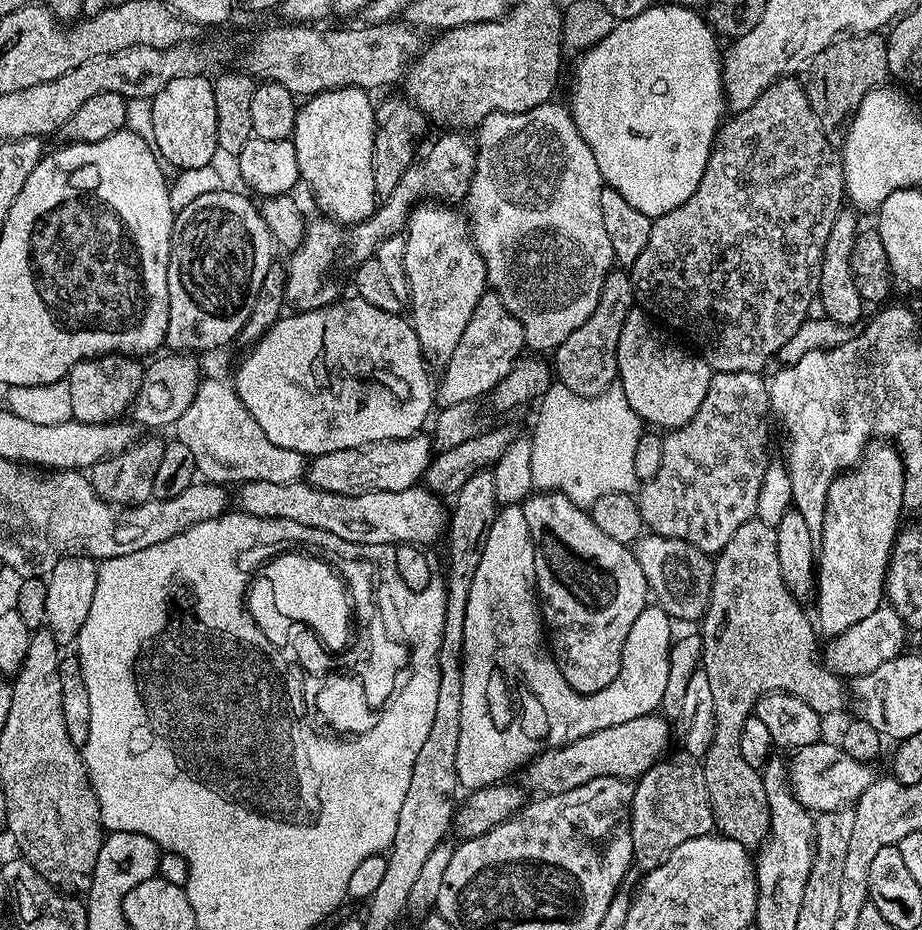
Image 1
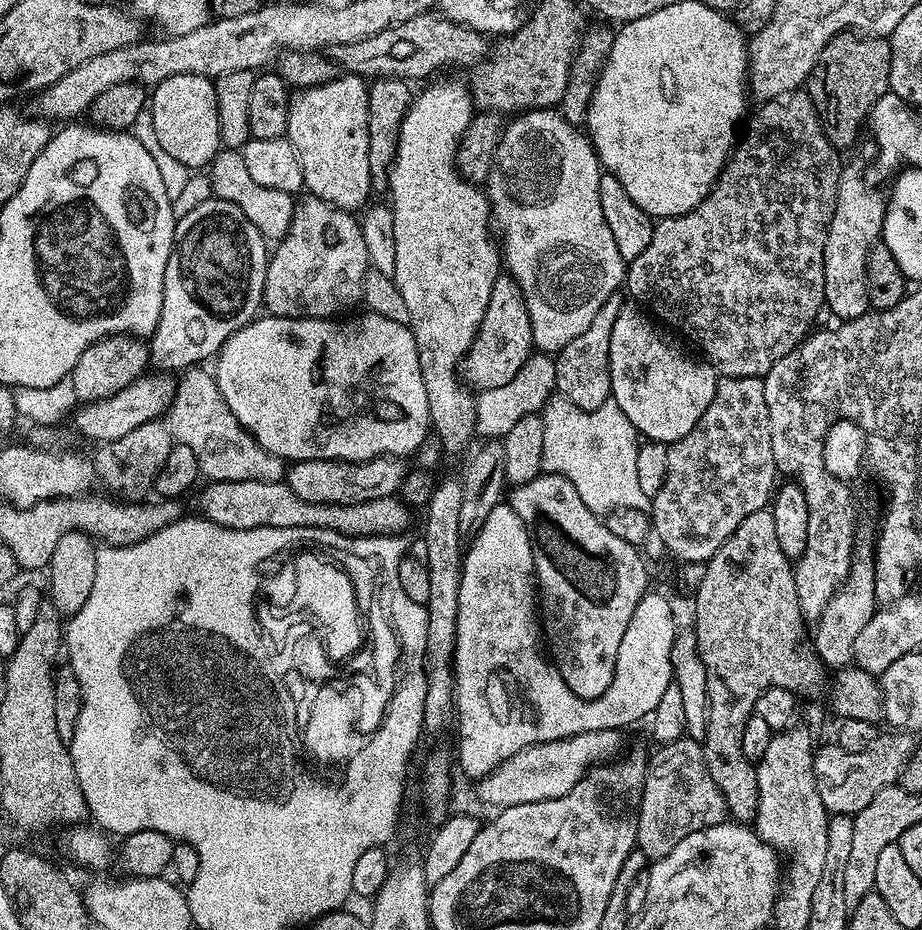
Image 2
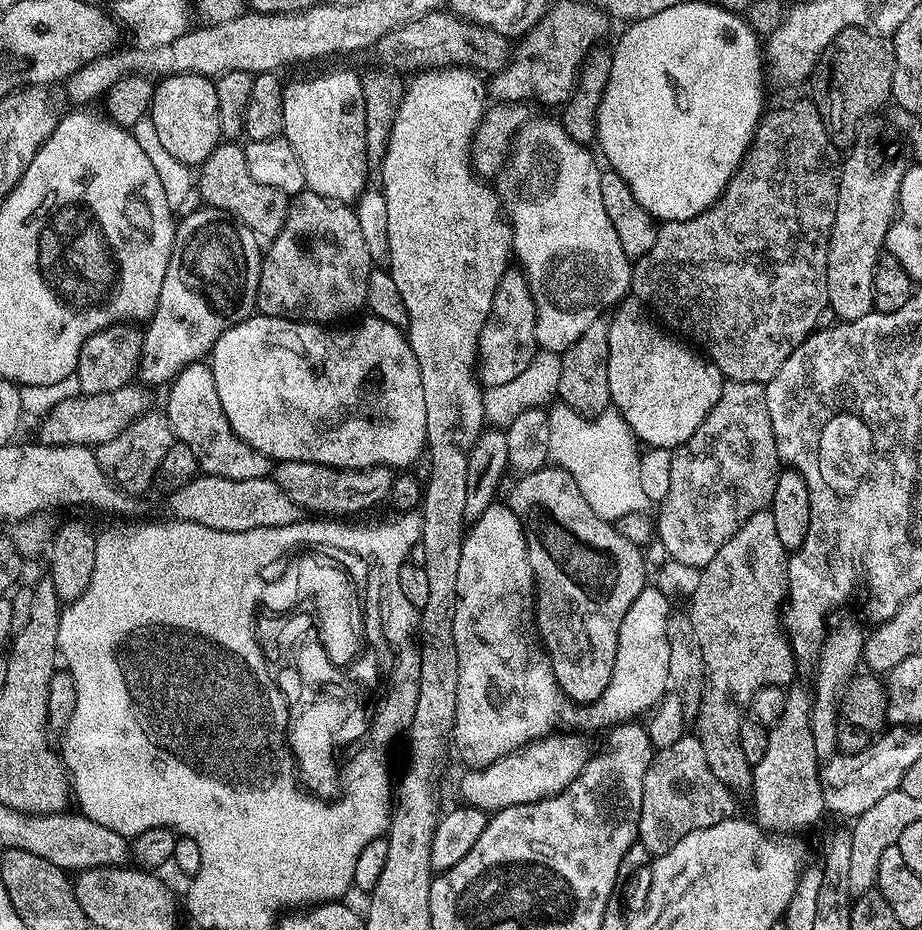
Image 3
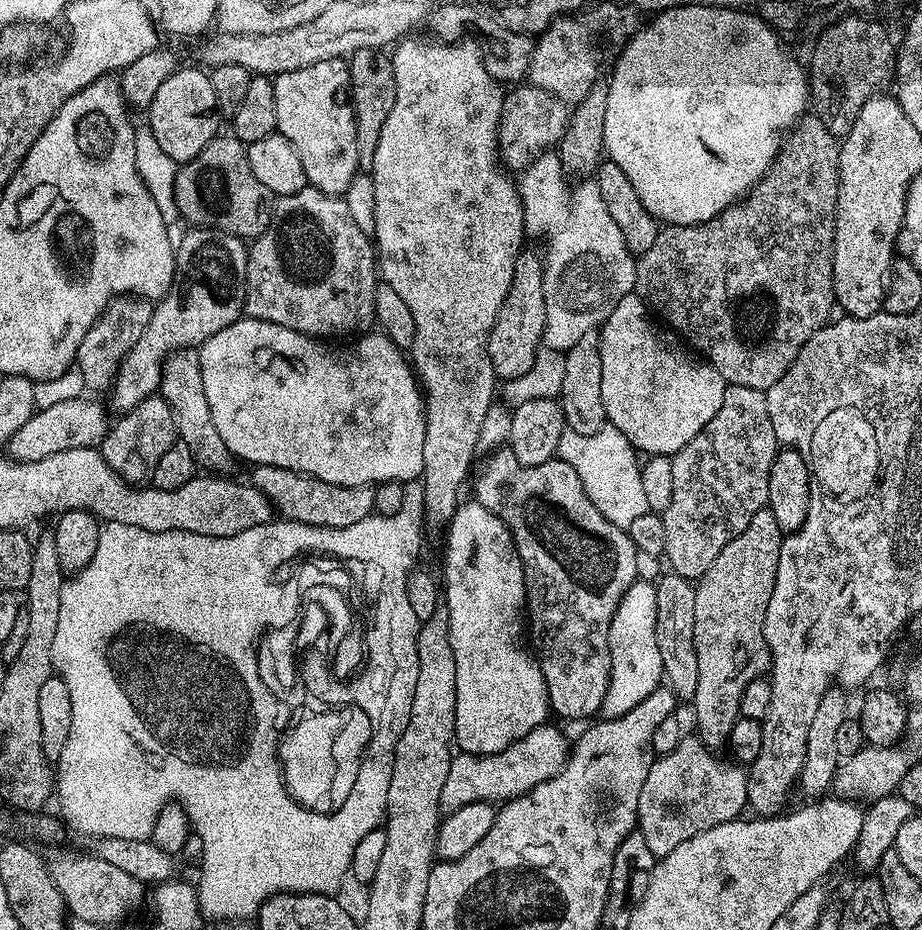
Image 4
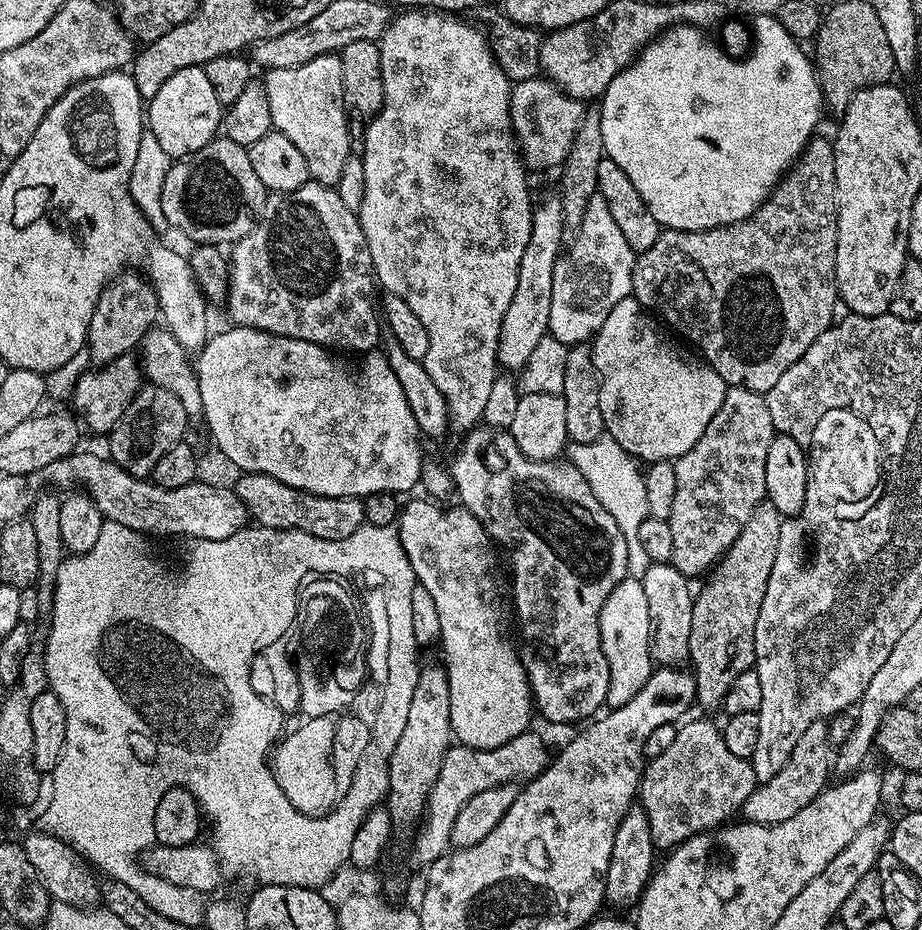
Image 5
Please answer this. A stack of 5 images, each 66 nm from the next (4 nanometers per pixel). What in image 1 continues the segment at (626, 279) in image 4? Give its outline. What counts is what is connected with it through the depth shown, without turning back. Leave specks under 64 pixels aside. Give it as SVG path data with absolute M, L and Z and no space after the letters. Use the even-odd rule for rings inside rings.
M549 102L542 106L534 106L525 112L495 112L484 119L474 132L476 169L471 180L466 184L468 227L472 240L476 243L476 249L480 251L482 262L486 266L488 288L496 292L498 298L502 298L506 310L510 310L510 314L518 318L524 331L525 345L536 354L551 353L562 342L566 342L566 338L570 338L570 334L574 334L574 330L578 330L578 326L582 326L582 322L586 322L590 314L594 314L594 306L598 306L598 298L602 294L602 282L606 282L609 272L613 271L616 264L614 246L610 246L606 226L602 223L600 199L606 185L600 176L598 162L594 162L594 154L590 146L586 146L582 134L578 134L578 126L572 121L571 111L563 103L560 103L561 105L556 103Z

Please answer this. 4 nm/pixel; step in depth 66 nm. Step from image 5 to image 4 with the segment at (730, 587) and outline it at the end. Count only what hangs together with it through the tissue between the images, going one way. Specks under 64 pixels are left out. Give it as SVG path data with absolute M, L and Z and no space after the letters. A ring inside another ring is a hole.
M765 507L758 510L758 514L754 514L754 518L750 518L750 526L746 526L746 530L742 530L742 534L738 534L730 542L726 542L726 546L722 546L722 550L718 554L718 558L714 558L714 562L710 562L710 570L706 570L706 574L702 574L700 579L695 581L694 587L694 654L698 654L698 690L694 690L694 698L690 702L691 707L696 707L696 728L700 740L713 750L720 750L727 745L730 738L730 730L734 730L734 722L739 720L740 715L740 698L742 690L751 682L751 680L759 680L769 671L772 662L772 653L768 651L768 643L764 637L764 623L766 622L766 606L770 606L770 594L774 594L774 578L778 570L778 554L780 547L784 541L785 533L781 532L778 521L775 520L774 514Z

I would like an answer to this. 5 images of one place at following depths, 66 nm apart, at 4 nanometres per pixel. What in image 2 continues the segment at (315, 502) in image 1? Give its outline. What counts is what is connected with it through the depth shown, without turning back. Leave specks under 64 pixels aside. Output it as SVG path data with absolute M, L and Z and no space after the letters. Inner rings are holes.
M213 480L205 485L200 496L199 515L223 528L325 528L344 536L394 536L405 531L403 528L411 522L413 515L409 505L396 496L382 496L357 504L311 504L298 498L287 482L279 480Z

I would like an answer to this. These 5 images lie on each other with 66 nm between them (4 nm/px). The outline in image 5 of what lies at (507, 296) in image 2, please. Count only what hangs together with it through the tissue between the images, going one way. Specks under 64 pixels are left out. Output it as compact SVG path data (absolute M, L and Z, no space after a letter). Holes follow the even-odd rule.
M552 194L544 201L535 205L532 214L532 233L530 242L526 242L526 250L522 253L522 262L518 266L518 290L514 290L514 299L506 310L506 318L502 318L500 331L499 354L497 363L508 372L519 372L530 360L530 355L546 335L549 335L550 322L550 290L554 290L554 266L556 260L562 255L564 244L563 208L559 195Z

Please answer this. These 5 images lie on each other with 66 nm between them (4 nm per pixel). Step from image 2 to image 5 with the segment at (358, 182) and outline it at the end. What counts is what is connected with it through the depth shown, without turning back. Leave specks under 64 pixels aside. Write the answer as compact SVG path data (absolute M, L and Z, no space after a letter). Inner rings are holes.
M339 55L310 58L310 62L302 62L297 68L270 68L263 75L273 129L294 142L302 158L306 158L309 177L315 183L336 185L338 178L342 178L342 166L346 166L354 152L352 136L348 133Z

